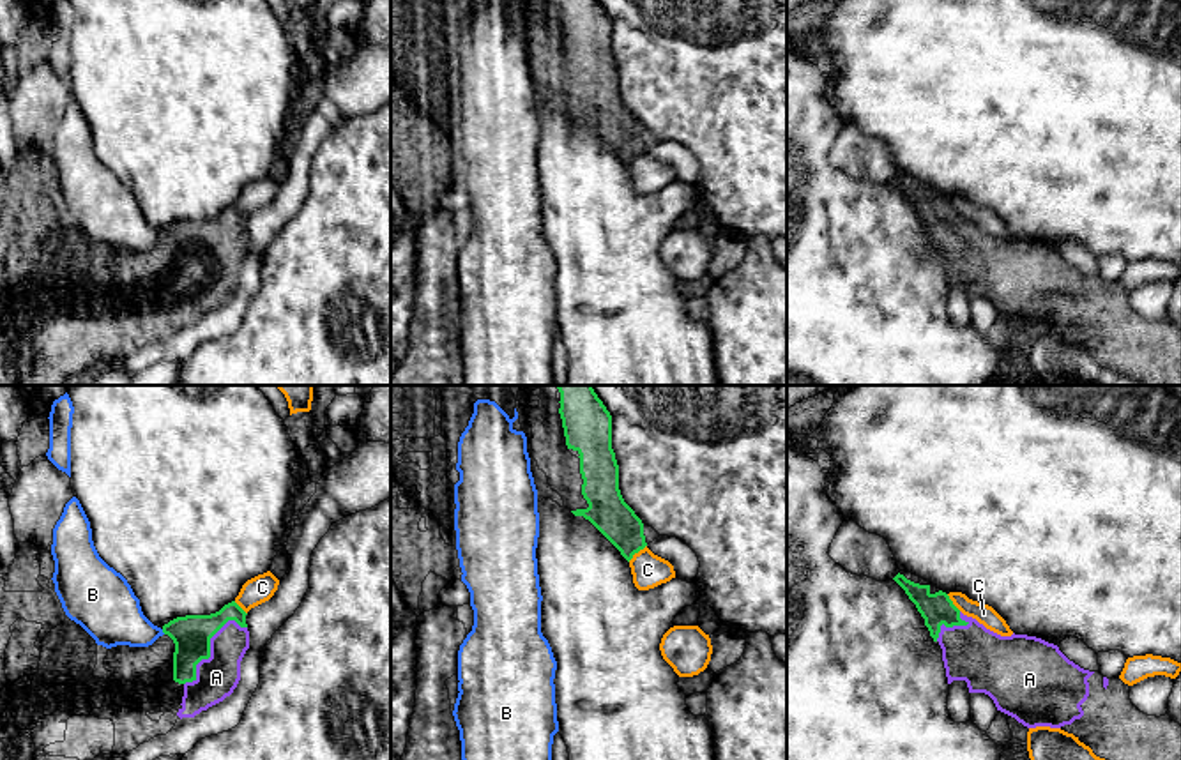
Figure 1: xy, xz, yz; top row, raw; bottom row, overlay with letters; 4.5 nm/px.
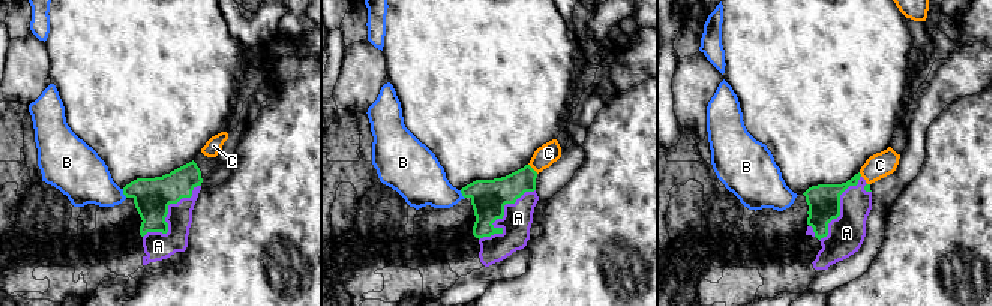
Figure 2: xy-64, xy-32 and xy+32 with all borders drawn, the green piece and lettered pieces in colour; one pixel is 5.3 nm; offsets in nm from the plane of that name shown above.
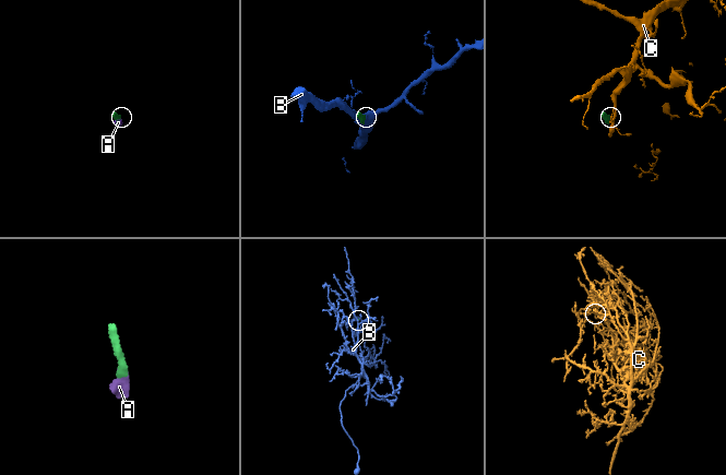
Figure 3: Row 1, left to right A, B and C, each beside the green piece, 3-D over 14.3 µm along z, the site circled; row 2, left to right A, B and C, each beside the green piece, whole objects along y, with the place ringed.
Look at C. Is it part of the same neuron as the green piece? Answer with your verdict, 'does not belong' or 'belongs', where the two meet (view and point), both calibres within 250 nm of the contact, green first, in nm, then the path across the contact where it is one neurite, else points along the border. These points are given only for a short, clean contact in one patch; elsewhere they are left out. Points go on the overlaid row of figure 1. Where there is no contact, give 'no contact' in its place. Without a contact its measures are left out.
does not belong; meets green in xz at (637, 552); 180 nm thick on the green side, 150 nm on the other; border along xz (646, 545), (628, 561)

